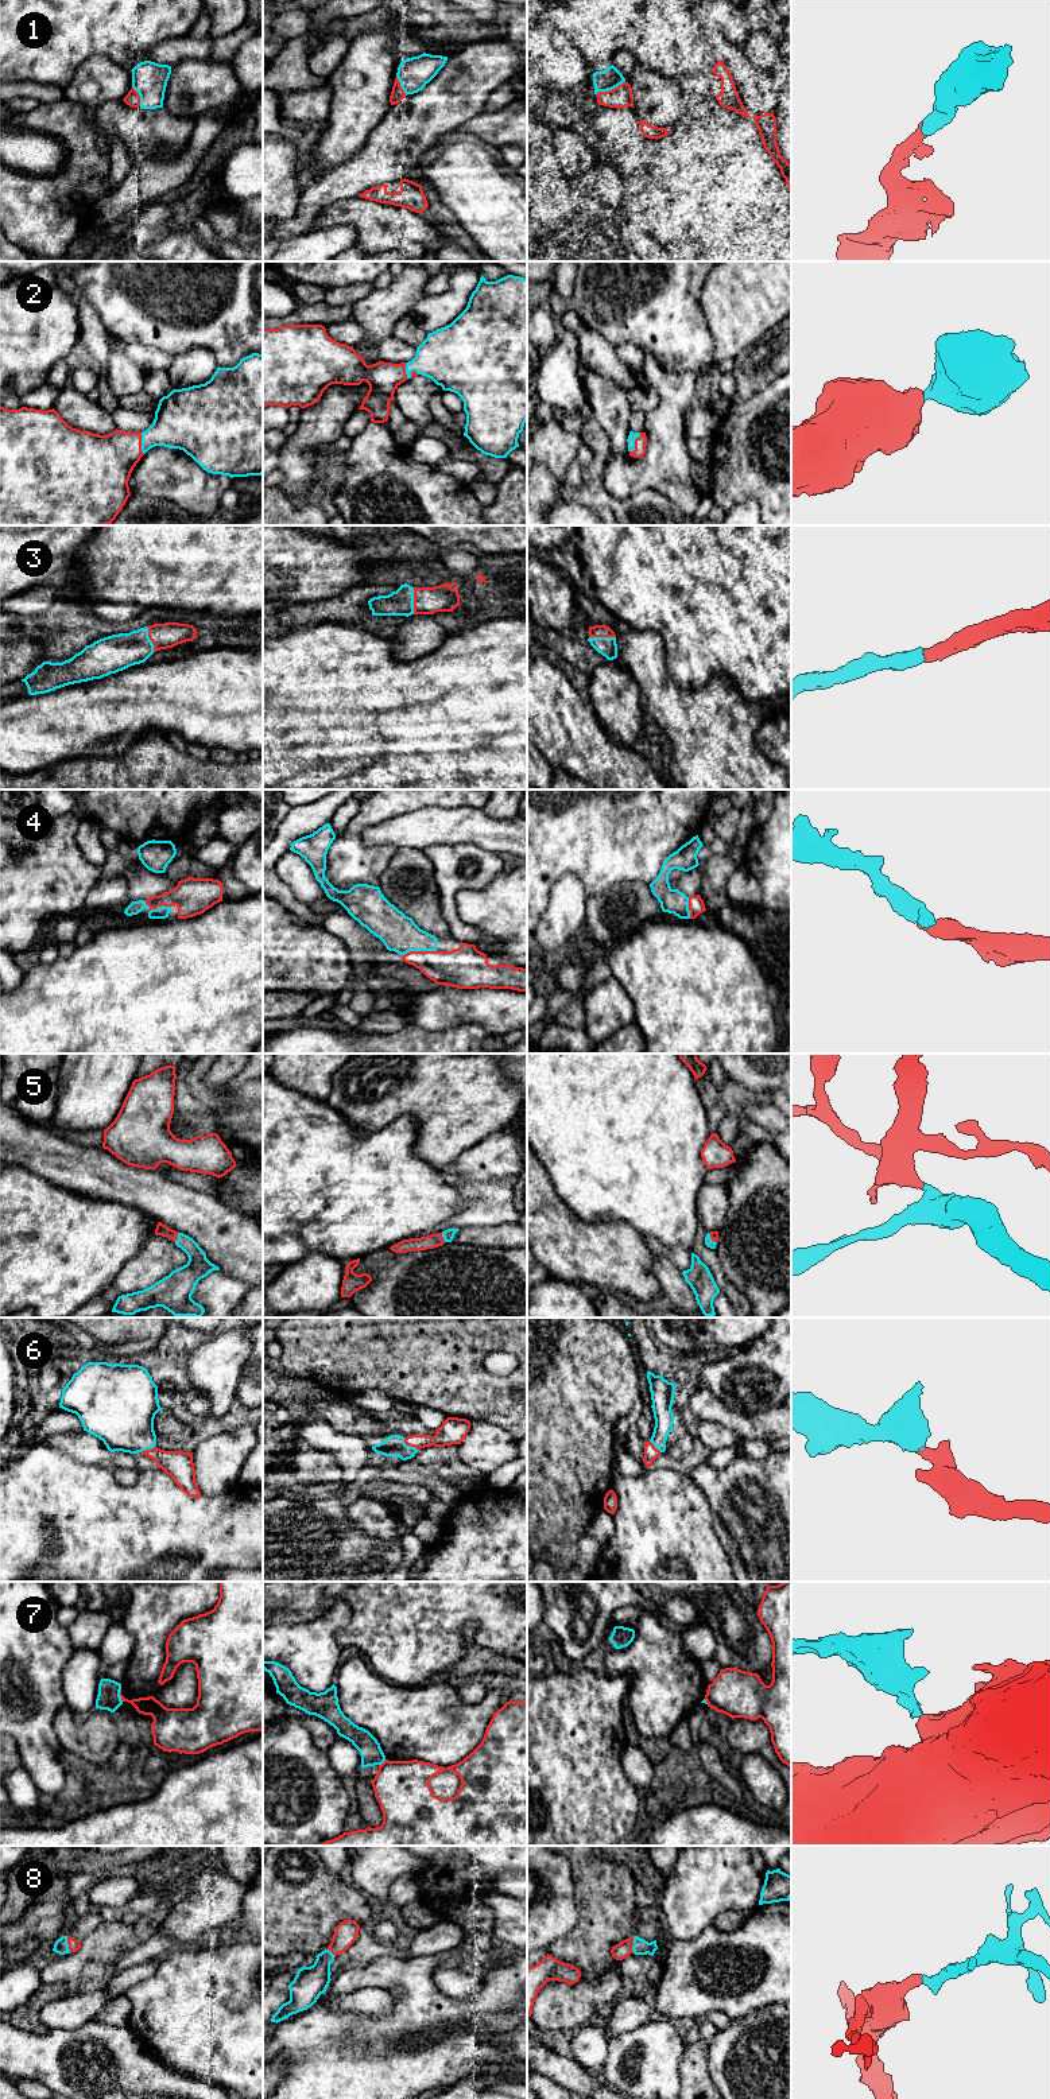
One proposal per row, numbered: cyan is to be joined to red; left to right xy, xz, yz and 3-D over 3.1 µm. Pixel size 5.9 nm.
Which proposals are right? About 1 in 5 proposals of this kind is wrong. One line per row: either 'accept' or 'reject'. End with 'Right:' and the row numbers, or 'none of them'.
1: accept
2: accept
3: accept
4: accept
5: accept
6: accept
7: reject
8: accept
Right: 1, 2, 3, 4, 5, 6, 8

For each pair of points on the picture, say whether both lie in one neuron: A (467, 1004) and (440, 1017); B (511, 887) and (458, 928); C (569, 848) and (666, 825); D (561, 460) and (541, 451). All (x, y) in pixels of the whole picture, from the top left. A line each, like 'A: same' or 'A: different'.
A: same
B: different
C: same
D: same

